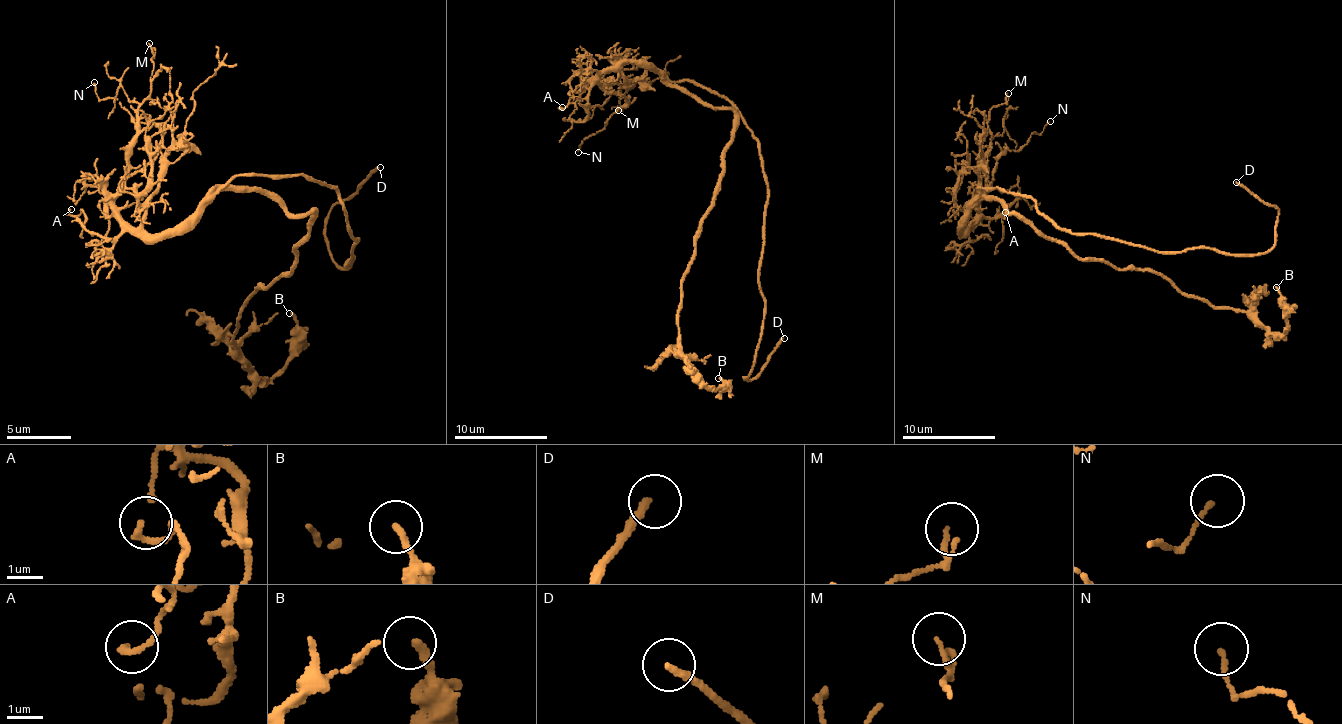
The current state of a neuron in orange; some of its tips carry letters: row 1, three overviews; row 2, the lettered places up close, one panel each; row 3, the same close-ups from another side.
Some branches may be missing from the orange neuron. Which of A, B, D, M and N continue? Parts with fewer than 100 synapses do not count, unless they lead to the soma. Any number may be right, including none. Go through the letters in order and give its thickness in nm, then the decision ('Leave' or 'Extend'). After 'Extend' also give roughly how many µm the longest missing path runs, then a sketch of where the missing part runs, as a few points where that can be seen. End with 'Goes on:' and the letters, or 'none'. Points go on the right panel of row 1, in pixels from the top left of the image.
A: Thickness 130 nm. Leave
B: Thickness 200 nm. Leave
D: Thickness 200 nm. Extend. Missing length about 8 µm. Course of what is missing: (1236, 182), (1213, 170), (1194, 154)
M: Thickness 160 nm. Leave
N: Thickness 120 nm. Leave
Goes on: D

